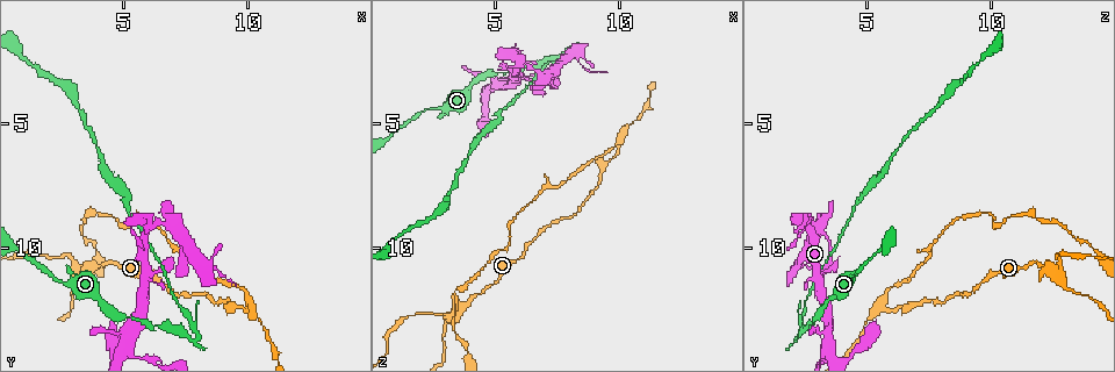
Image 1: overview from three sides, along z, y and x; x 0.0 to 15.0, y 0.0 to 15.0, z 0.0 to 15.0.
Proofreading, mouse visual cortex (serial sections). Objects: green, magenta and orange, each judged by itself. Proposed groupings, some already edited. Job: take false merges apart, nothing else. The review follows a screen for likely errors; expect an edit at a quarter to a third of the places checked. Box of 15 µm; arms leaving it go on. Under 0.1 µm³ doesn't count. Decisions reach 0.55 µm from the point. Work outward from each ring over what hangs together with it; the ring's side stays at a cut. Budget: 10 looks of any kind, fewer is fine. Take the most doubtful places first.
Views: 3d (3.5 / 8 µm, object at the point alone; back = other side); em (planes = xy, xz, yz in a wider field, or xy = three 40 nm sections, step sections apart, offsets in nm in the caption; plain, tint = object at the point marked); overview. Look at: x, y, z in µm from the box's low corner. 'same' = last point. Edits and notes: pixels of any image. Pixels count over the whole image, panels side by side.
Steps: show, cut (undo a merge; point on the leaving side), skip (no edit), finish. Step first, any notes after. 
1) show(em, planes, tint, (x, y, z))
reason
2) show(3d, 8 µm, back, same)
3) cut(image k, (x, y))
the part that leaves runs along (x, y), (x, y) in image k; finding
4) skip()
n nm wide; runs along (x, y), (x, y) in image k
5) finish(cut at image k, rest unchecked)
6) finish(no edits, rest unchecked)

show(3d, 3.5 µm, (2.9, 10.2, 12.7))
abrupt turn

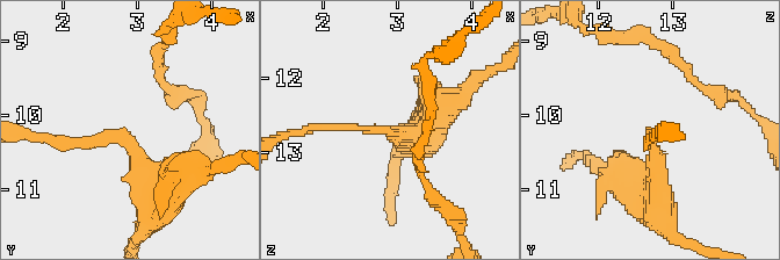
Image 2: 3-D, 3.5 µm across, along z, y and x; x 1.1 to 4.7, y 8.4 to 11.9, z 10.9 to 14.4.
show(em, xy, step 3, tint, (2.75, 10.30, 12.70))
need the tissue

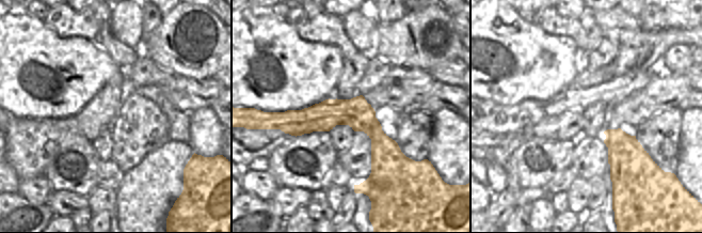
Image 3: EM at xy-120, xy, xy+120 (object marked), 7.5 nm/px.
skip()
220 nm wide; runs along (161, 194), (123, 137), (44, 137) in image 2; one cell here

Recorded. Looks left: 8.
show(3d, 3.5 µm, (8.0, 13.7, 2.2))
sharp bend

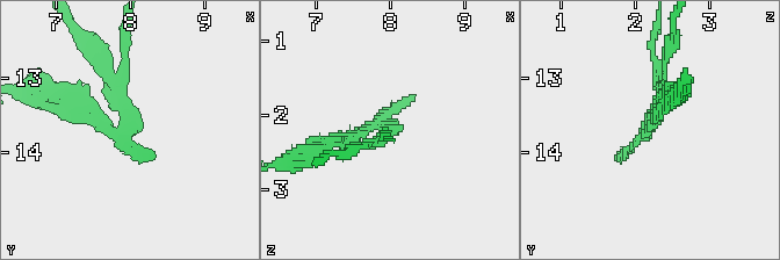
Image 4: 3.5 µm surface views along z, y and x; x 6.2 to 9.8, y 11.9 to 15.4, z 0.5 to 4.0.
show(em, xy, step 2, tint, (7.90, 13.70, 2.15))
shape alone is not enough

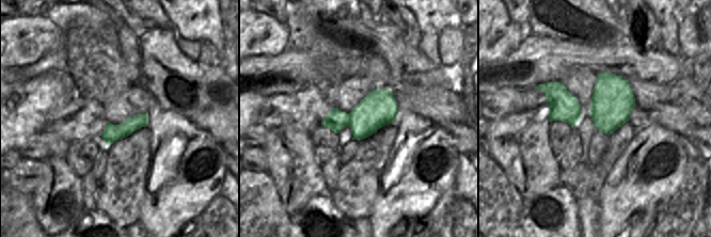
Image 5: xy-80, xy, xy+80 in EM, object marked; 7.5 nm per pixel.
cut(image 4, (116, 86))
280 nm wide; border along (117, 125), (120, 130), (132, 131) in image 5; a second cell is stuck on

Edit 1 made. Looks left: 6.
show(overview)
redraw

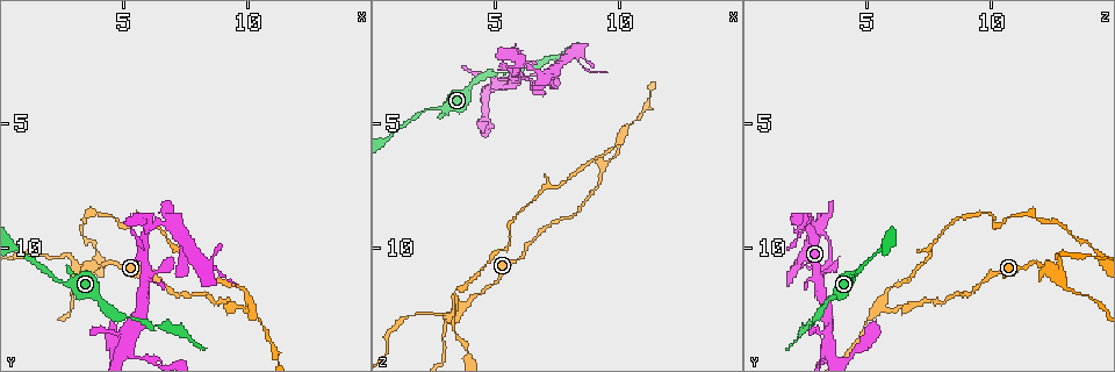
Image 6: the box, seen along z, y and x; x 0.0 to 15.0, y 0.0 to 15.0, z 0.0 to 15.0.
show(3d, 3.5 µm, (6.1, 9.1, 2.5))
sudden change in width

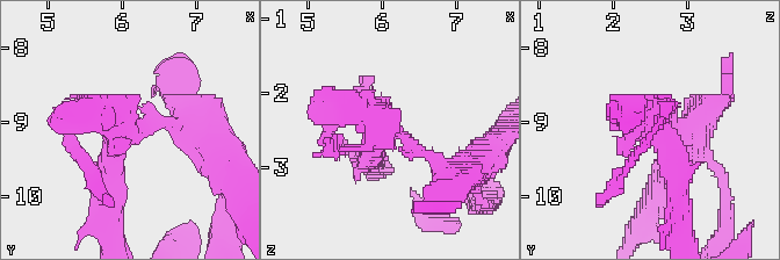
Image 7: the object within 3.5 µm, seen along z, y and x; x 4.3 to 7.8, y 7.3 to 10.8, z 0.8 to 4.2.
show(em, xy, step 3, tint, (6.00, 9.05, 2.55))
now the EM

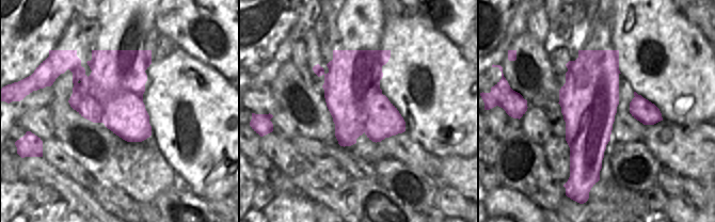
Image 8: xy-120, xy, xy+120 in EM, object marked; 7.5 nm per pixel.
cut(image 7, (92, 108))
the part that leaves runs along (131, 125), (192, 125), (221, 154) in image 7; a second cell is stuck on

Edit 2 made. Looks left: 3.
finish(cut at image 4, cut at image 7, rest unchecked)

